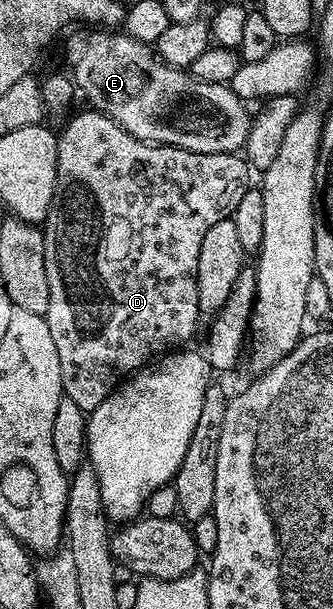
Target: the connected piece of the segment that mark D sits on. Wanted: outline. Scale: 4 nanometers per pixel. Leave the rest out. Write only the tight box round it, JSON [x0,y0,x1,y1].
[43,110,253,414]

